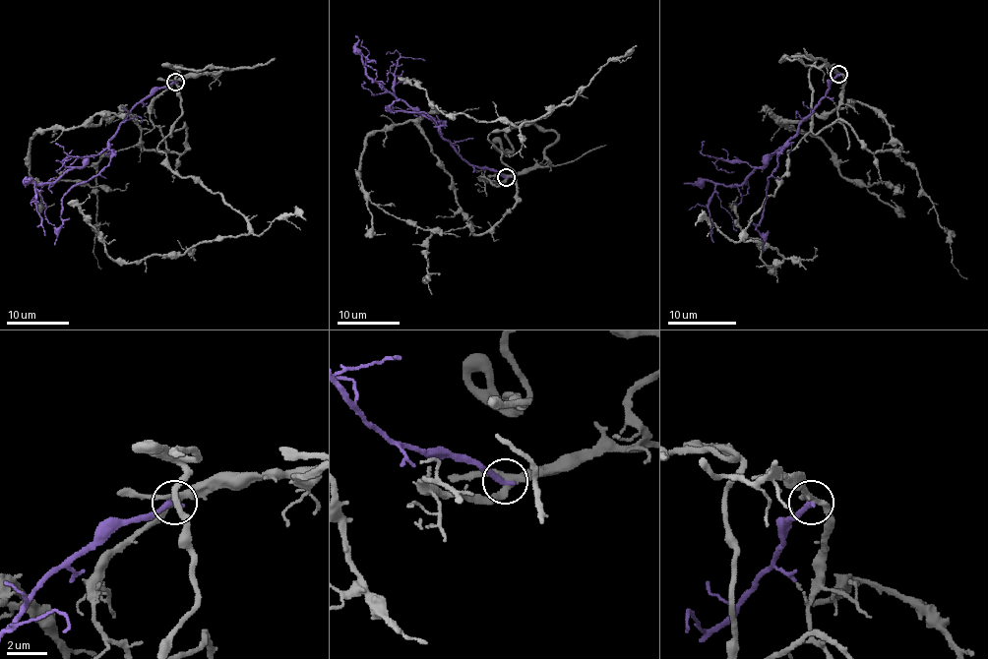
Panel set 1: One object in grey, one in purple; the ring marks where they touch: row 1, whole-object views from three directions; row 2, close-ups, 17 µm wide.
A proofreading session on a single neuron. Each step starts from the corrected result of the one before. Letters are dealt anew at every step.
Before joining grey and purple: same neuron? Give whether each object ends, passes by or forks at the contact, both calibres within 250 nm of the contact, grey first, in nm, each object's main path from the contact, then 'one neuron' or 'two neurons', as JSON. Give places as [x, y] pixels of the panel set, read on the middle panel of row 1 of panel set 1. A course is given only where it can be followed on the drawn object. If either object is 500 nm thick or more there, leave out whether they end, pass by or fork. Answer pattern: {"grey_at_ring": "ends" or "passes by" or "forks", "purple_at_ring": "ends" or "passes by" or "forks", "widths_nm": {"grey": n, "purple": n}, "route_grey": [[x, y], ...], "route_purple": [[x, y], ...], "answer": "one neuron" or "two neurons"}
{"grey_at_ring": "forks", "purple_at_ring": "ends", "widths_nm": {"grey": 260, "purple": 320}, "route_grey": [[506, 177], [558, 135], [506, 132], [517, 203], [473, 234], [413, 123], [366, 138], [363, 193], [459, 237]], "route_purple": [[506, 177], [469, 165], [432, 121], [398, 100], [366, 74], [366, 58], [376, 63]], "answer": "two neurons"}

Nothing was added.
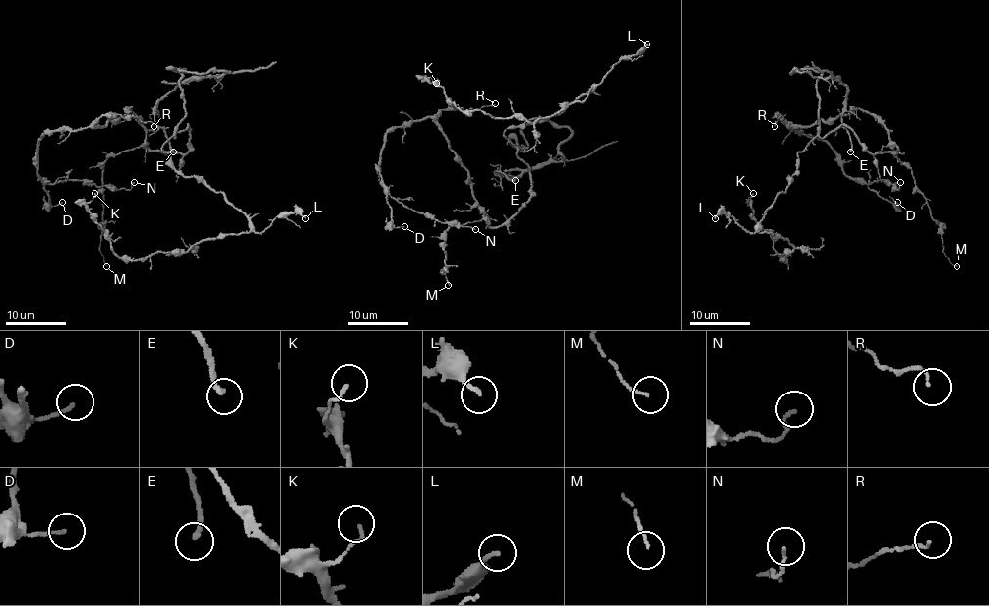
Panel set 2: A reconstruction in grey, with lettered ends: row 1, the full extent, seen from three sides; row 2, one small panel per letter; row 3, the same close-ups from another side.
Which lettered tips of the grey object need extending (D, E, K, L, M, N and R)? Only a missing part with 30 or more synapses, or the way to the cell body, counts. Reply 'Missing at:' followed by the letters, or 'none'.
Missing at: E

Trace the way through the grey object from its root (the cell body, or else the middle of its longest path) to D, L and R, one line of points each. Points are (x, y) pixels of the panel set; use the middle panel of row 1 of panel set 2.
D: (531, 187), (489, 226), (442, 130), (408, 120), (380, 155), (392, 225), (404, 226)
L: (531, 187), (530, 169), (504, 131), (559, 114), (592, 90), (618, 61), (647, 44)
R: (531, 187), (514, 214), (489, 226), (467, 170), (438, 122), (442, 110), (495, 103)

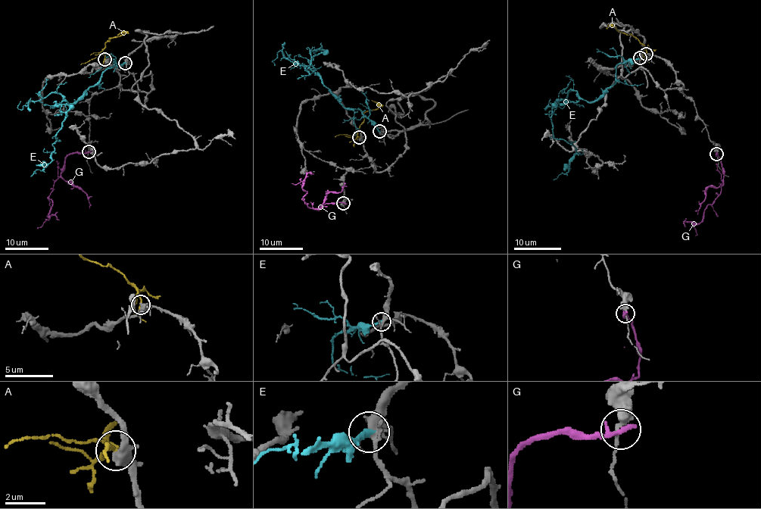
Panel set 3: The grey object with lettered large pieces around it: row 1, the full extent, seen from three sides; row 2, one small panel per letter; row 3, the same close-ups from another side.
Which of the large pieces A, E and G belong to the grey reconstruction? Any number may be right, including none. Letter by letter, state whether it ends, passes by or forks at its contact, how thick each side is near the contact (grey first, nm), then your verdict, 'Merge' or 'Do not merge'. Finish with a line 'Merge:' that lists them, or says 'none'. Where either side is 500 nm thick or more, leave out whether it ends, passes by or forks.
A: It passes by. Thickness 400 nm (grey) against 160 nm. Do not merge
E: It ends there. Thickness 260 nm (grey) against 280 nm. Merge
G: It ends there. Thickness 360 nm (grey) against 280 nm. Do not merge
Merge: E

